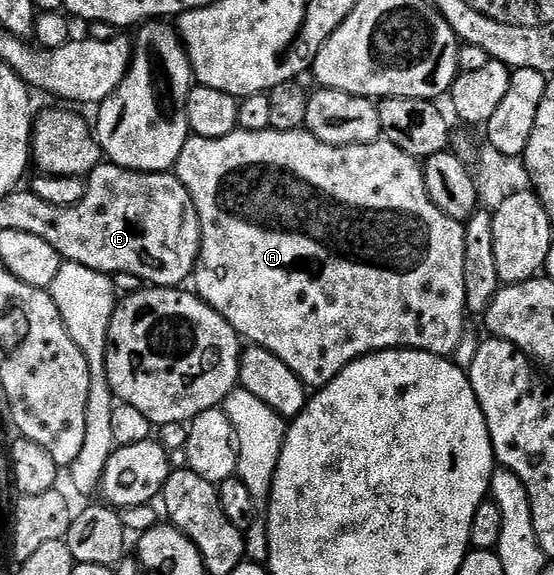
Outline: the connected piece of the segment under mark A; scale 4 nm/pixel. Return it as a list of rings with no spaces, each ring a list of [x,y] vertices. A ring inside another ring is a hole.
[[[239,128],[232,131],[231,134],[222,136],[221,138],[197,138],[189,137],[188,143],[182,148],[182,152],[178,156],[174,167],[176,177],[182,180],[182,184],[190,192],[190,196],[194,200],[194,208],[198,214],[200,221],[200,251],[196,260],[194,269],[194,287],[195,293],[210,308],[214,308],[214,312],[218,312],[227,320],[241,339],[247,340],[253,346],[261,346],[270,352],[274,352],[274,356],[278,356],[278,360],[282,360],[286,364],[286,368],[290,368],[290,372],[294,372],[300,381],[308,388],[319,388],[325,386],[331,378],[338,376],[338,372],[348,366],[356,358],[362,358],[365,354],[375,354],[377,350],[424,350],[428,354],[438,354],[441,356],[455,355],[456,345],[460,342],[460,337],[464,334],[464,318],[466,319],[467,294],[469,287],[464,286],[464,230],[459,221],[450,216],[446,216],[434,203],[430,200],[430,196],[424,187],[424,172],[419,161],[415,162],[411,158],[409,151],[402,146],[395,146],[394,143],[387,140],[377,140],[375,142],[362,142],[353,146],[335,146],[334,144],[326,144],[322,140],[318,140],[313,134],[309,134],[304,128],[267,128],[260,131],[241,130]]]

